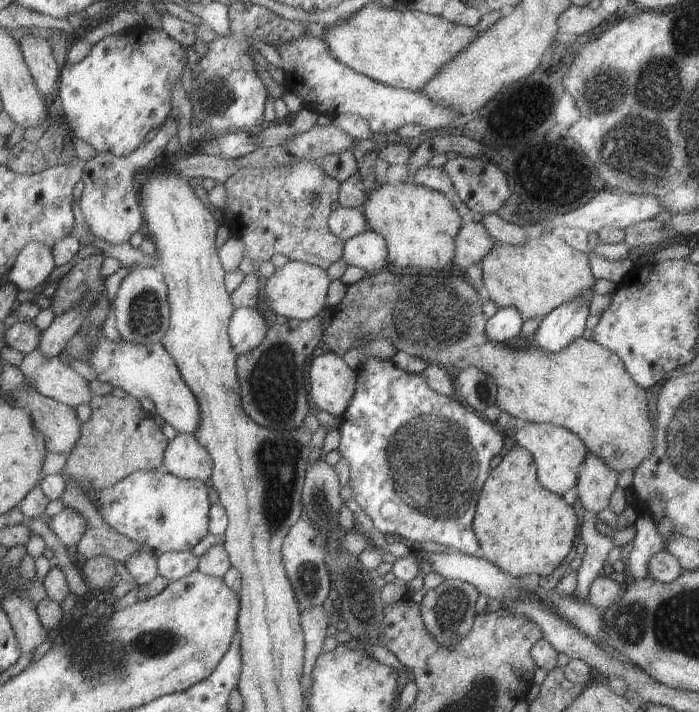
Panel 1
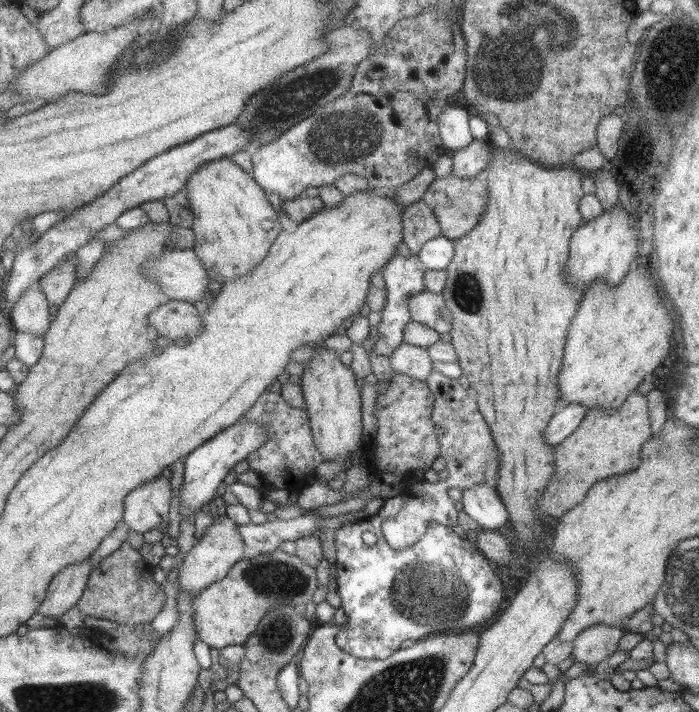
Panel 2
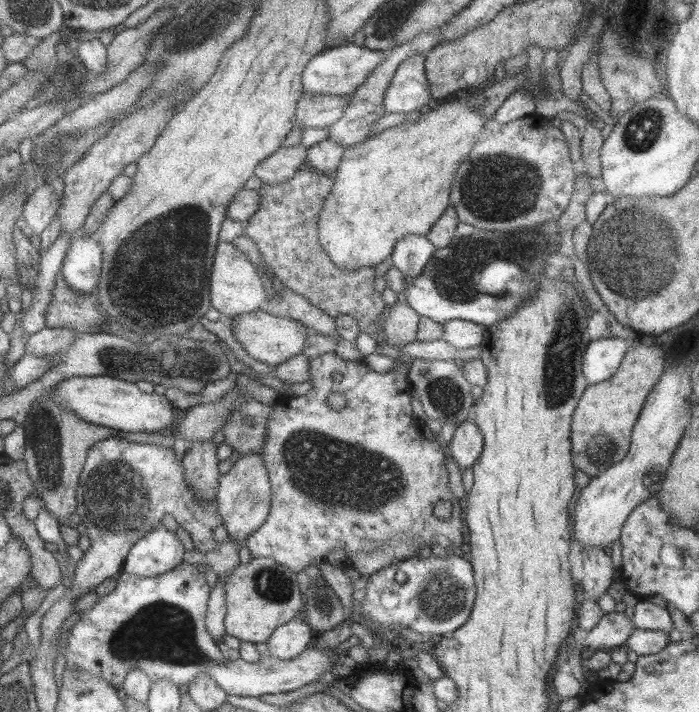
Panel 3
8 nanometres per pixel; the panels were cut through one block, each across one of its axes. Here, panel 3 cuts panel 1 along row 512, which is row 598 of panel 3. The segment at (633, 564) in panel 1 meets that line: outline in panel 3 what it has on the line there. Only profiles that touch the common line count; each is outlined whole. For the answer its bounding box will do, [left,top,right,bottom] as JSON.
[631,597,673,633]

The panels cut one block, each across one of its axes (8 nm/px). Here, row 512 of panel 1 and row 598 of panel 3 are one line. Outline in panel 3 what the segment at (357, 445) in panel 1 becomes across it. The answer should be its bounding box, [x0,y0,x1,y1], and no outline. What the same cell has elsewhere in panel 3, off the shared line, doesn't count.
[356,552,476,640]

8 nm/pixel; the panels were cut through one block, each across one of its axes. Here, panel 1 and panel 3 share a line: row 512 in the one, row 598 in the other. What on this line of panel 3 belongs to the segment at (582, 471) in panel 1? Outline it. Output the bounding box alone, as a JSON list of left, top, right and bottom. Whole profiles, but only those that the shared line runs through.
[580,547,614,599]

